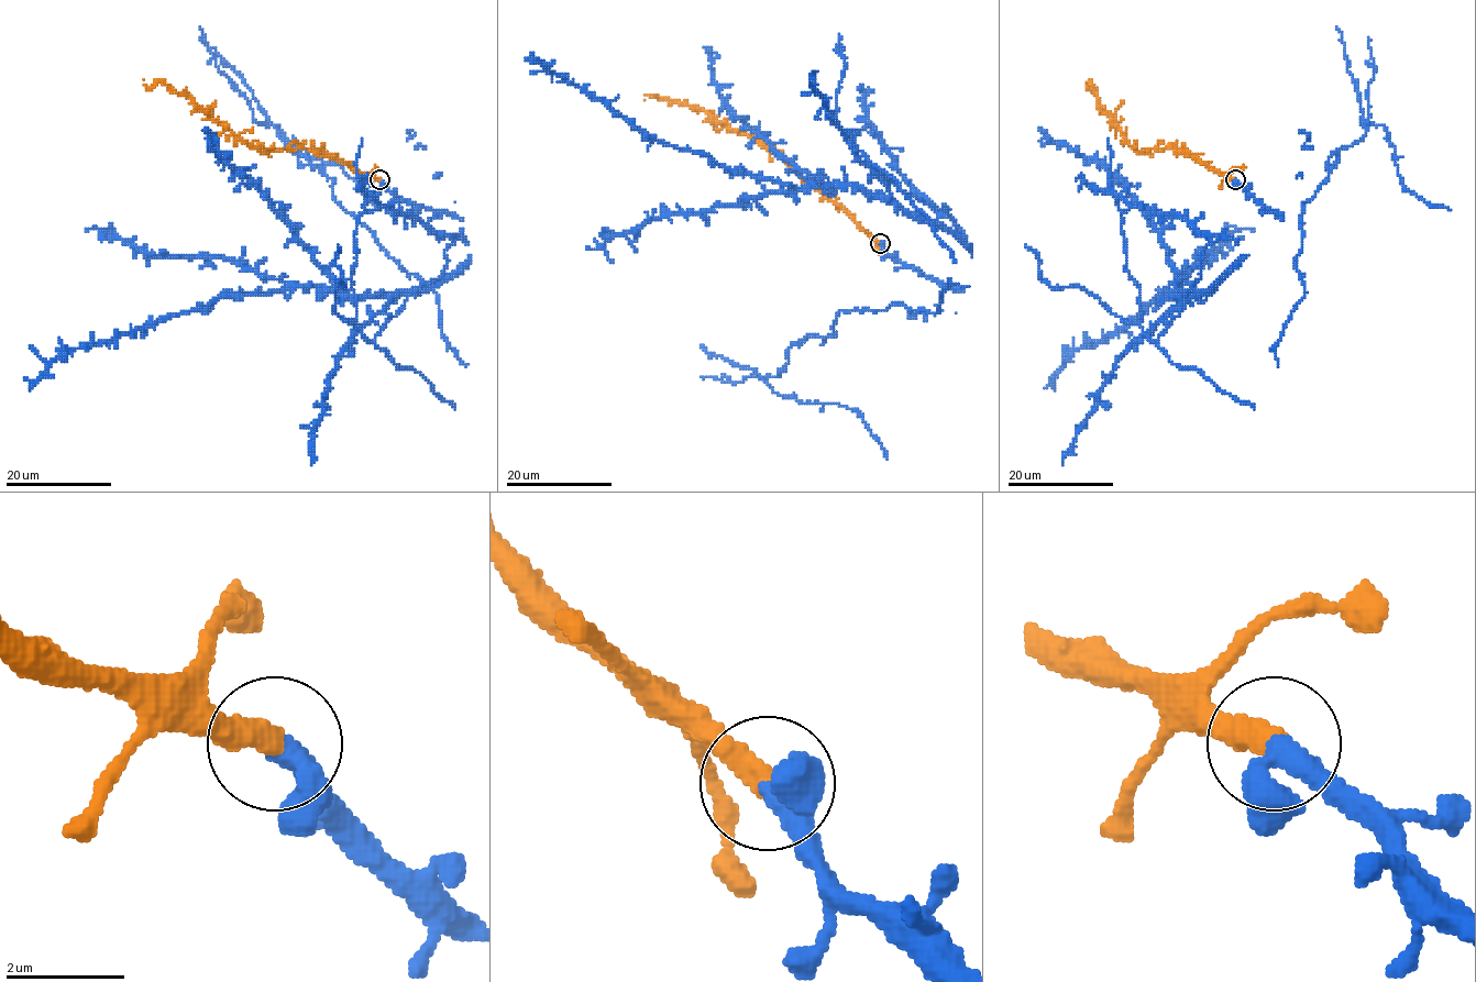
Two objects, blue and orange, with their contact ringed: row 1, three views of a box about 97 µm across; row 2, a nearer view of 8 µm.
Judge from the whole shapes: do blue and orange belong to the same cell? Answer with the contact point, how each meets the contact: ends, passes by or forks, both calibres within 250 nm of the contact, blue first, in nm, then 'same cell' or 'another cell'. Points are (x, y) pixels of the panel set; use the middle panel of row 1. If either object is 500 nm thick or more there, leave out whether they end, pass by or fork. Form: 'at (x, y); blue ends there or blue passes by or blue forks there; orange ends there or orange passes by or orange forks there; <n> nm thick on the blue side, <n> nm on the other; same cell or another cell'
at (880, 243); blue passes by; orange ends there; 340 nm thick on the blue side, 460 nm on the other; same cell

